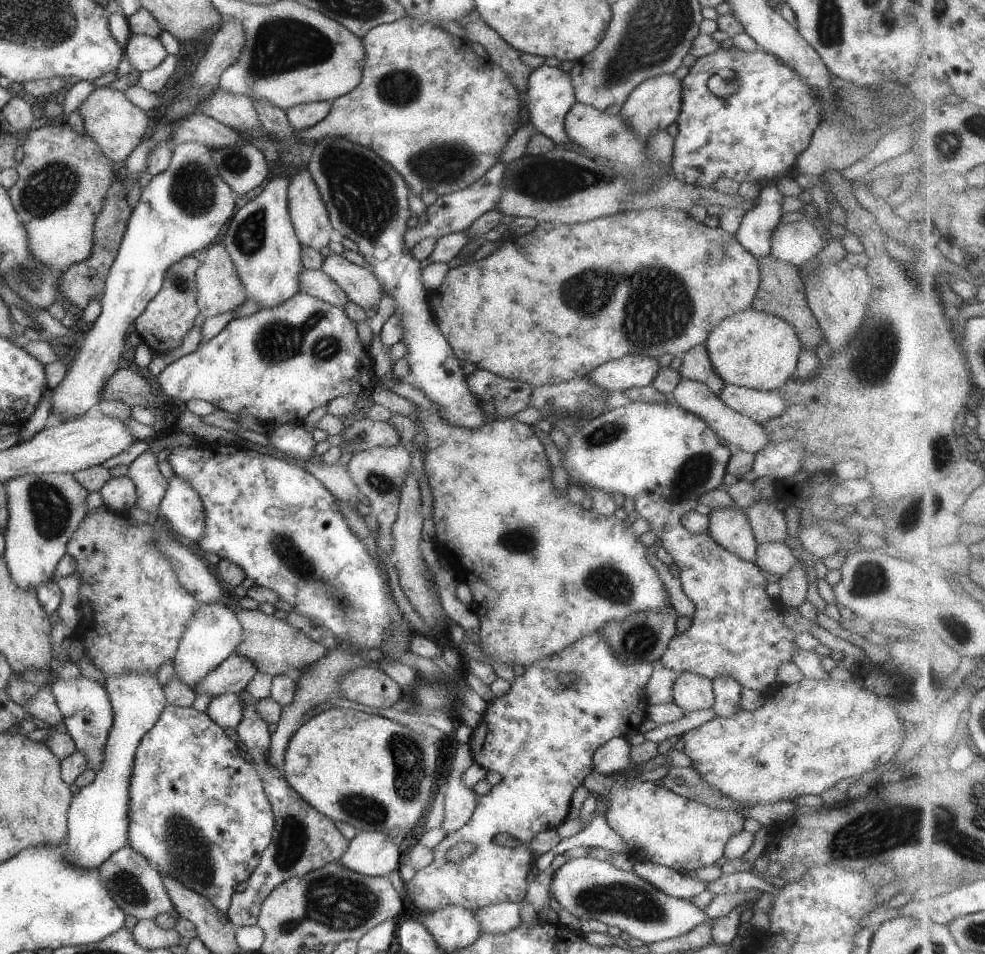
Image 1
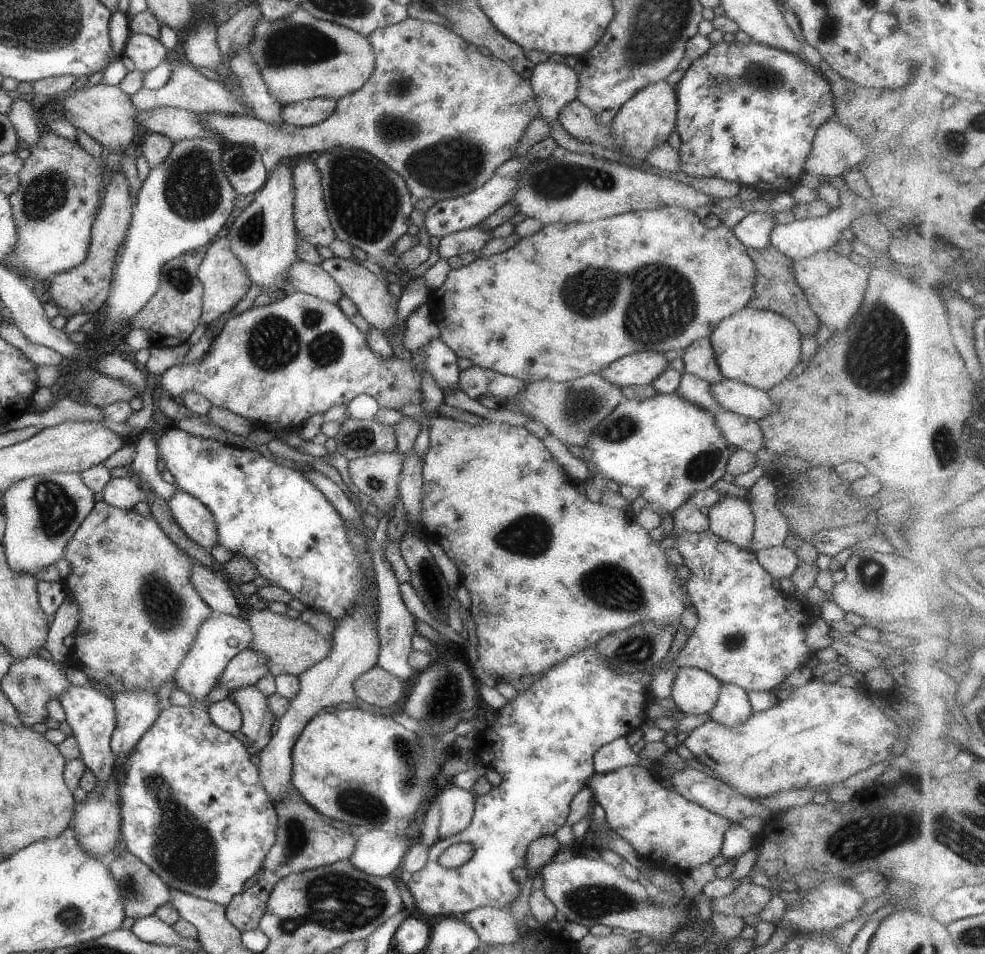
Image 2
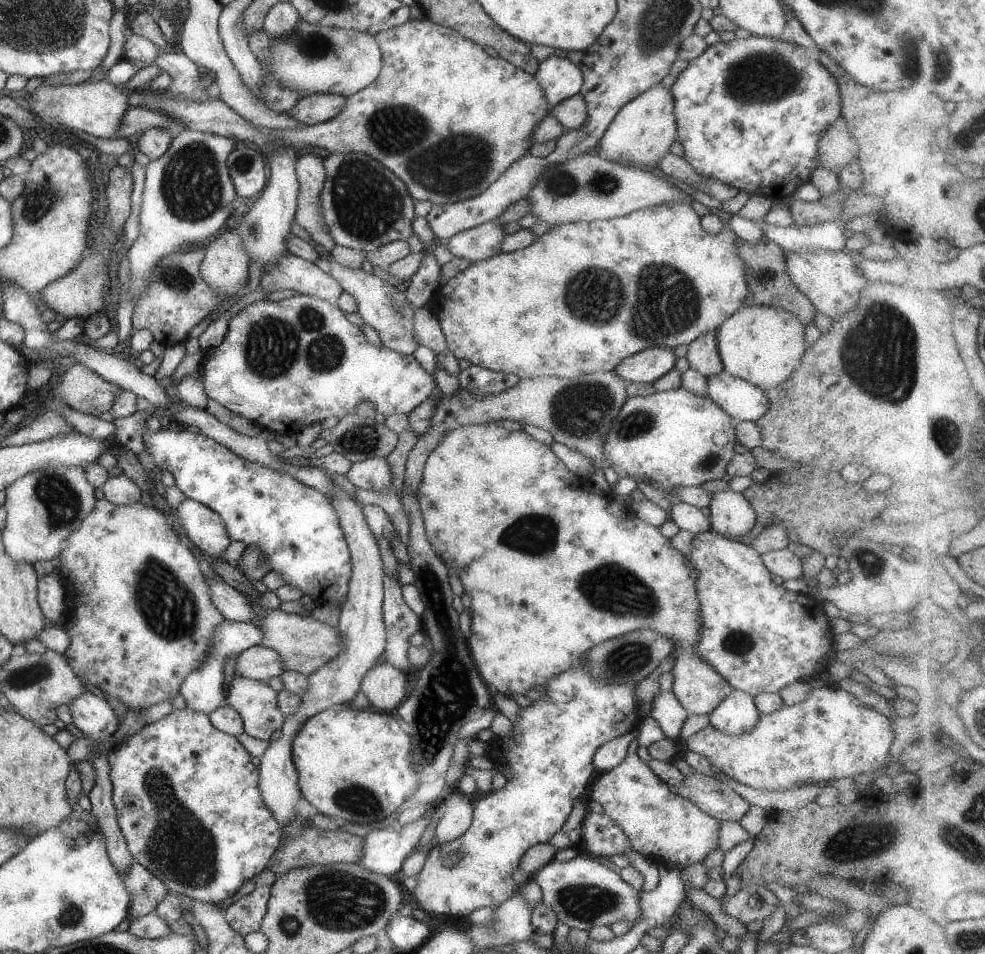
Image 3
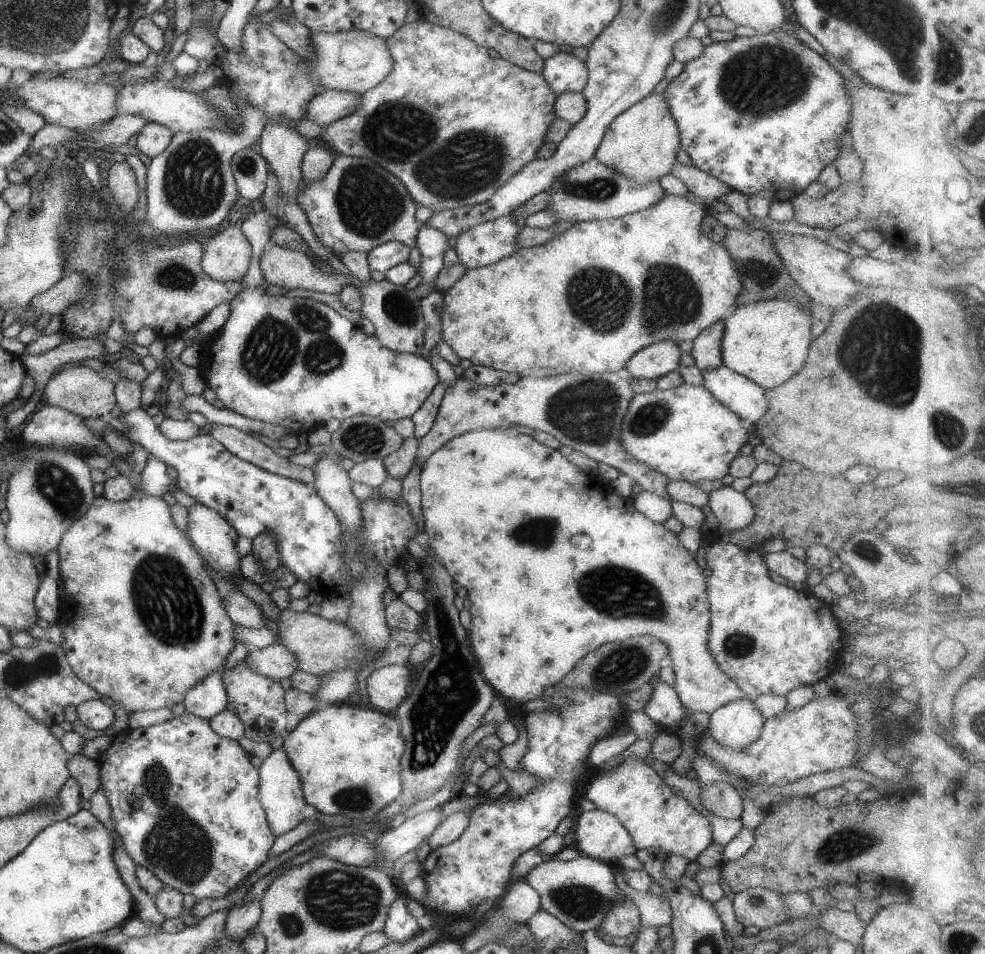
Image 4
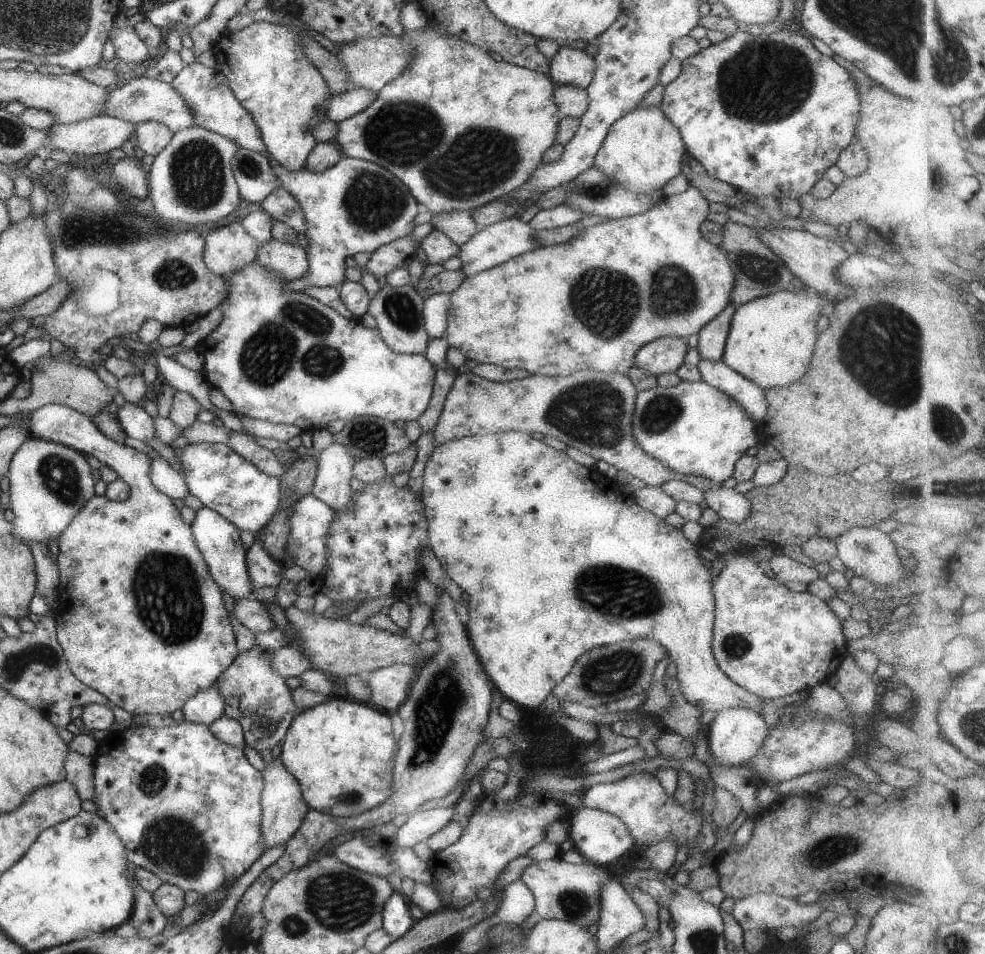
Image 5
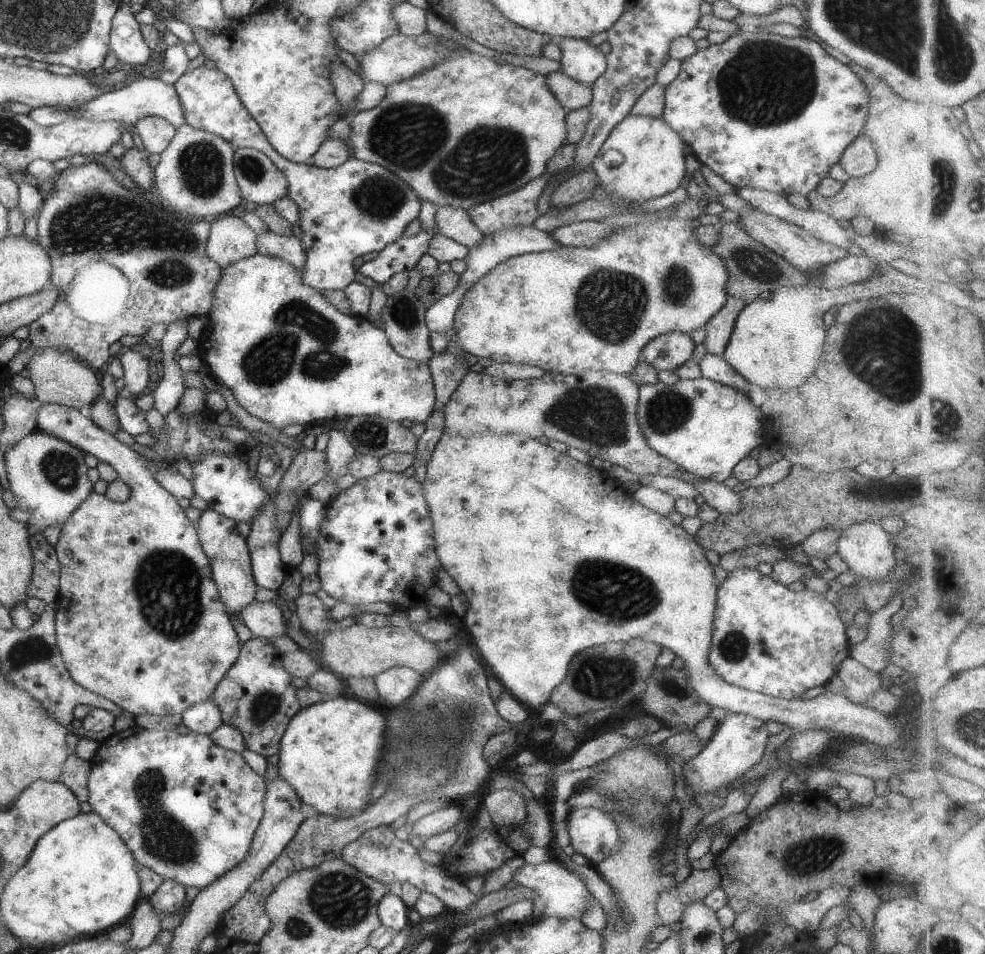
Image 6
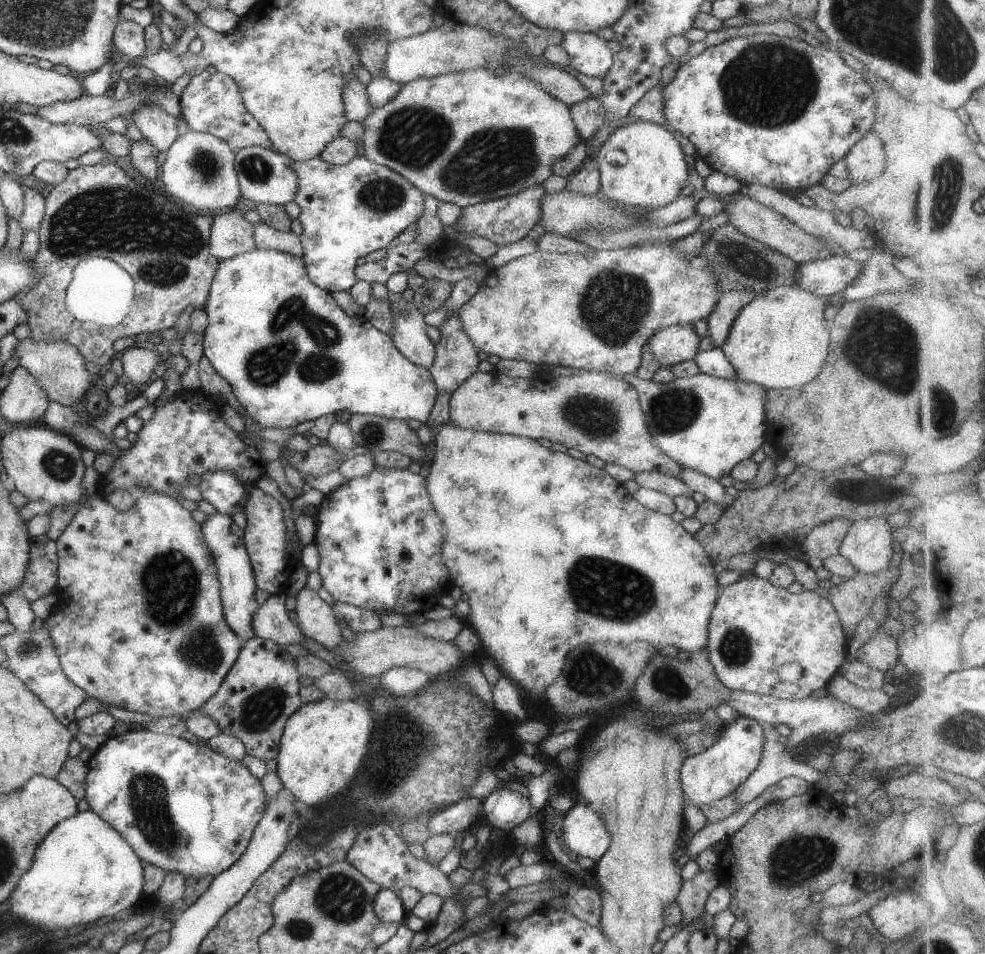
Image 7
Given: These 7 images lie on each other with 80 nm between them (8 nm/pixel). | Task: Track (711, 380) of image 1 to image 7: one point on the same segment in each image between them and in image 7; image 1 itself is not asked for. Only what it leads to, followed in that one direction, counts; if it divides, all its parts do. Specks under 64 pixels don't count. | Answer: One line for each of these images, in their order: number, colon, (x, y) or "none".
2: (698, 360)
3: (702, 356)
4: (706, 353)
5: (711, 338)
6: (717, 329)
7: (719, 321)

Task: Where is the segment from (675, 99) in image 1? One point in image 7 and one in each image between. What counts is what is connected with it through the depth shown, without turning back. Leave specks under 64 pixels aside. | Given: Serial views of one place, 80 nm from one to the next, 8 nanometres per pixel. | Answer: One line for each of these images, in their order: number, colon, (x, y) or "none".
2: (646, 120)
3: (642, 131)
4: (640, 143)
5: (642, 150)
6: (642, 158)
7: (640, 164)

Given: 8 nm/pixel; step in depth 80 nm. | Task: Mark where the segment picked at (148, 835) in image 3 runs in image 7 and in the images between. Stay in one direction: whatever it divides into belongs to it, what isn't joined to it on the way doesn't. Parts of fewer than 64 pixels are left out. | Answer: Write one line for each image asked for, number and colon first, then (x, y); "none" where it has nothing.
4: (184, 800)
5: (186, 806)
6: (186, 809)
7: (181, 806)

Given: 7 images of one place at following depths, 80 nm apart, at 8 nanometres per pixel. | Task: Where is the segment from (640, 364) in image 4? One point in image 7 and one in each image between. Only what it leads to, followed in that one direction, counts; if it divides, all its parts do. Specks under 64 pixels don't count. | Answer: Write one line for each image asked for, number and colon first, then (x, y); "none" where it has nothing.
5: (664, 355)
6: (666, 351)
7: (677, 343)

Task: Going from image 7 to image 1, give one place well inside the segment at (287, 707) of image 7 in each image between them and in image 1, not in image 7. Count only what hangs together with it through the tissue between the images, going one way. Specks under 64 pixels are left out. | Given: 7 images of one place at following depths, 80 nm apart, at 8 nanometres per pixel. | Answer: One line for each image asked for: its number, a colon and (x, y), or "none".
1: (302, 840)
2: (256, 723)
3: (253, 700)
4: (257, 701)
5: (254, 695)
6: (254, 696)

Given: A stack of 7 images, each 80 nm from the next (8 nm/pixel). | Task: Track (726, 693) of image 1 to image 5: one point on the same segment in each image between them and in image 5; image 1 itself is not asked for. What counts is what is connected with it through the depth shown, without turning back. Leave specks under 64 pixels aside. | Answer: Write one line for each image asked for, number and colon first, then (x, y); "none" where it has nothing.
2: (731, 708)
3: (736, 714)
4: (736, 724)
5: (734, 735)

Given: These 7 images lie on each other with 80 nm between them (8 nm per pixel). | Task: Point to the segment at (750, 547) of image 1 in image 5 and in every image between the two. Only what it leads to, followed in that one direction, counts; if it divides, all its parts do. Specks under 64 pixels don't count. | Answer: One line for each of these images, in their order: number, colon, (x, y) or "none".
2: (730, 519)
3: (731, 516)
4: (733, 511)
5: (729, 505)

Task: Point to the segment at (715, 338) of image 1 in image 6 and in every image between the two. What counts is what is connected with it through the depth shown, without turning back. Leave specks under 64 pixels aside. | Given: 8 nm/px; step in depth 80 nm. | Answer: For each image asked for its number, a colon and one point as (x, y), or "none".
2: (759, 348)
3: (762, 345)
4: (766, 342)
5: (770, 340)
6: (776, 341)

